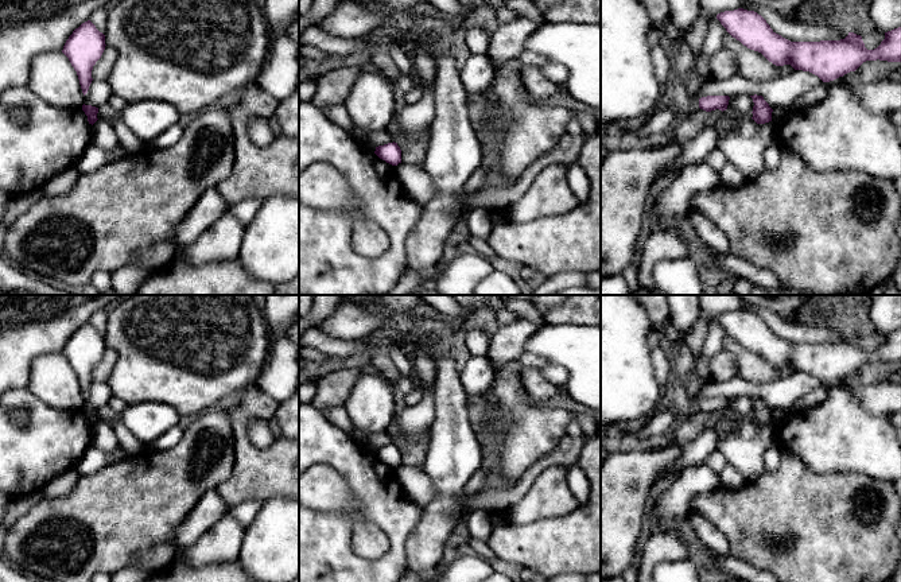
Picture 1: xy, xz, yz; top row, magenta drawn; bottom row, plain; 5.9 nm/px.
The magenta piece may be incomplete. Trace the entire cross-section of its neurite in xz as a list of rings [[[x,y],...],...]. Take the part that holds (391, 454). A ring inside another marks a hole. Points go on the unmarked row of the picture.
[[[395,443],[376,449],[374,455],[392,467],[401,465],[401,451]]]

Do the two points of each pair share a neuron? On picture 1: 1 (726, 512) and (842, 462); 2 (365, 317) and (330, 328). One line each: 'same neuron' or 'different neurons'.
1: different neurons
2: same neuron

